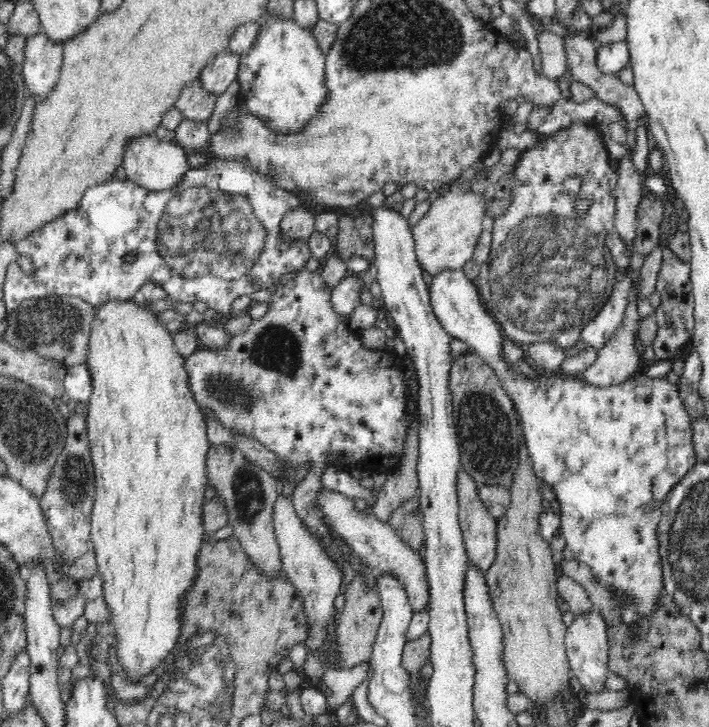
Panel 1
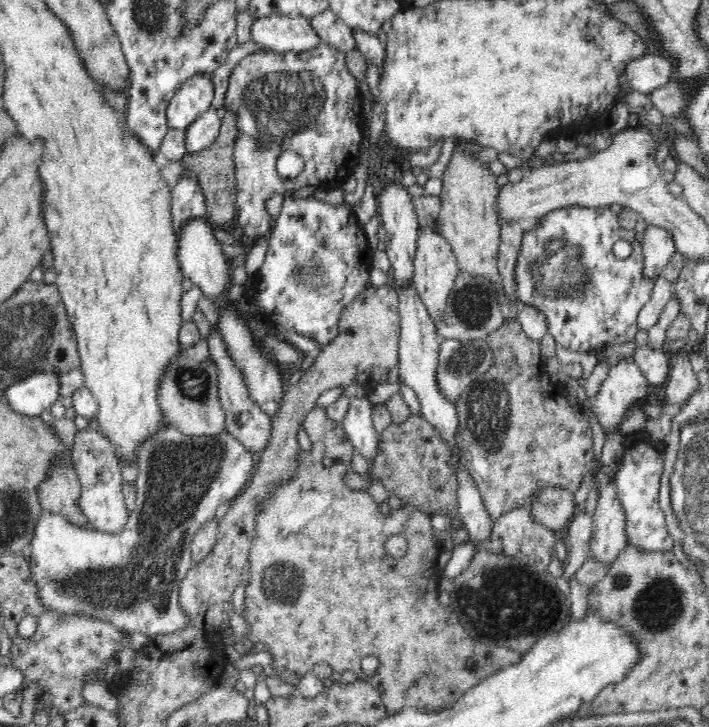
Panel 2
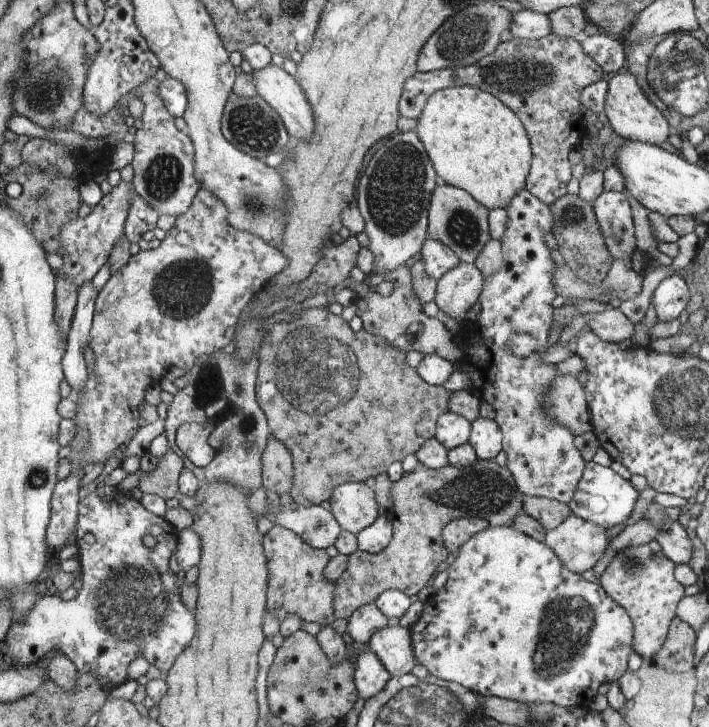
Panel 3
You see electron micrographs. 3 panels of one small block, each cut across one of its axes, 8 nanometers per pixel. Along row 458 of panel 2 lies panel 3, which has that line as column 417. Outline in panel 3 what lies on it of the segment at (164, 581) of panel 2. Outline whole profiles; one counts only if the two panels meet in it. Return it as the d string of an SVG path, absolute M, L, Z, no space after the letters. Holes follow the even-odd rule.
M400 132L388 137L370 154L360 176L356 203L364 218L374 256L371 273L386 274L405 265L427 243L432 192L439 182L427 150L416 132Z

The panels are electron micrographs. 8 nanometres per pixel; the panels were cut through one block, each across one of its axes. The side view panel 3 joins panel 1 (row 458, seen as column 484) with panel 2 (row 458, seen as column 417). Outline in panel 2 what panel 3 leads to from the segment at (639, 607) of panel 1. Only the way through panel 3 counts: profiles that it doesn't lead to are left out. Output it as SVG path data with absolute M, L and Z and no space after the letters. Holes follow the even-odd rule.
M646 429L625 437L623 460L616 474L620 502L623 503L624 513L627 514L627 544L642 547L647 551L670 551L674 540L666 529L666 517L660 509L658 489L660 475L663 470L664 441L650 439ZM630 442L630 443L627 443Z

